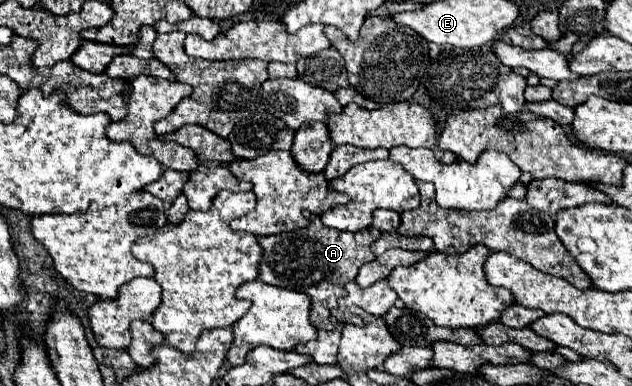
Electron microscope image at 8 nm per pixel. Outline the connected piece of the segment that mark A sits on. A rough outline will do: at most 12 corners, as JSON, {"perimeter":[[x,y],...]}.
{"perimeter":[[377,228],[261,236],[261,280],[311,296],[311,324],[377,256]]}

